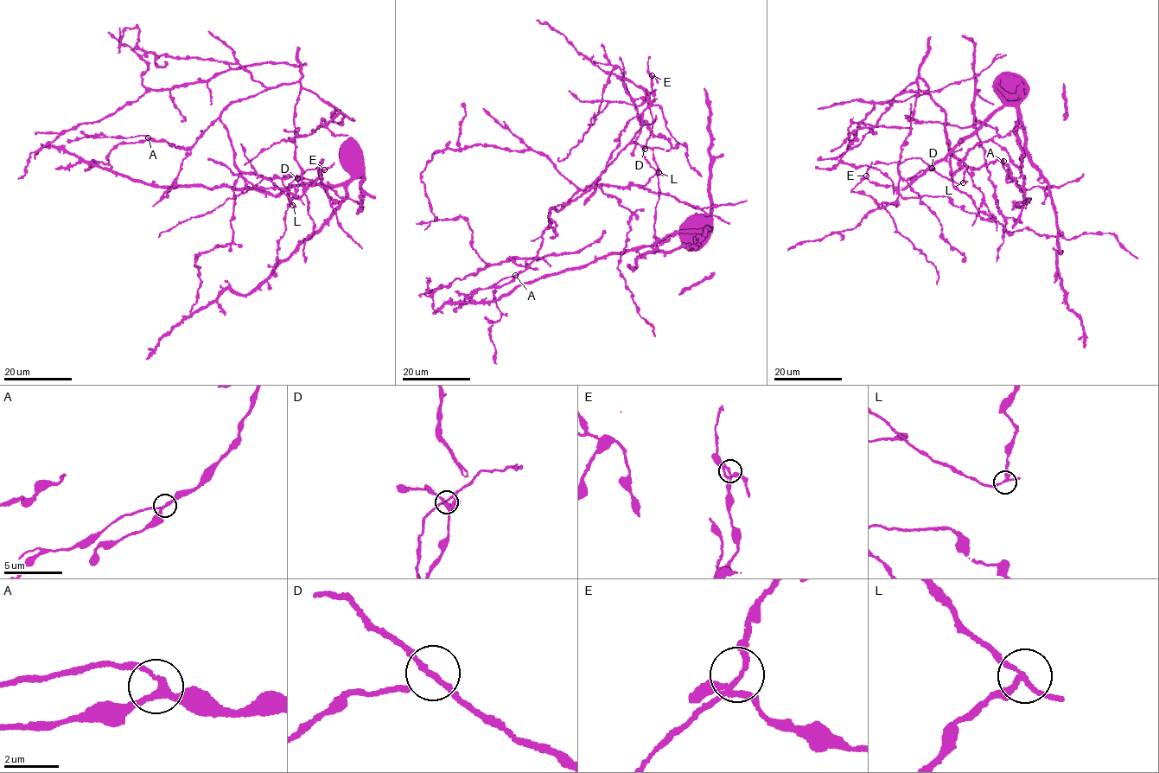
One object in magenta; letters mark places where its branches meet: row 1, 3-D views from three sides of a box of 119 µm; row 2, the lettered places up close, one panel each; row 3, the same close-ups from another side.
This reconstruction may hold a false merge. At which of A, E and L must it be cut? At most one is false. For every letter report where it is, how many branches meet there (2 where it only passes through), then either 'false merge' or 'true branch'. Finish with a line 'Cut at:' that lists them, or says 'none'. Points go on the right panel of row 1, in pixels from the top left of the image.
A: (1003, 161) | 3 | true branch
E: (866, 175) | 3 | true branch
L: (963, 182) | 3 | false merge
Cut at: L

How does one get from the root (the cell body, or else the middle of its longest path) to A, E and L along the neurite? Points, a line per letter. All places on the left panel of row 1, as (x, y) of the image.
A: (180, 148), (148, 137)
E: (180, 148), (191, 146), (233, 102), (298, 82), (295, 160), (302, 185), (313, 186), (324, 169)
L: (180, 148), (191, 146), (218, 118), (227, 132), (237, 168), (243, 172), (280, 179), (292, 204)

